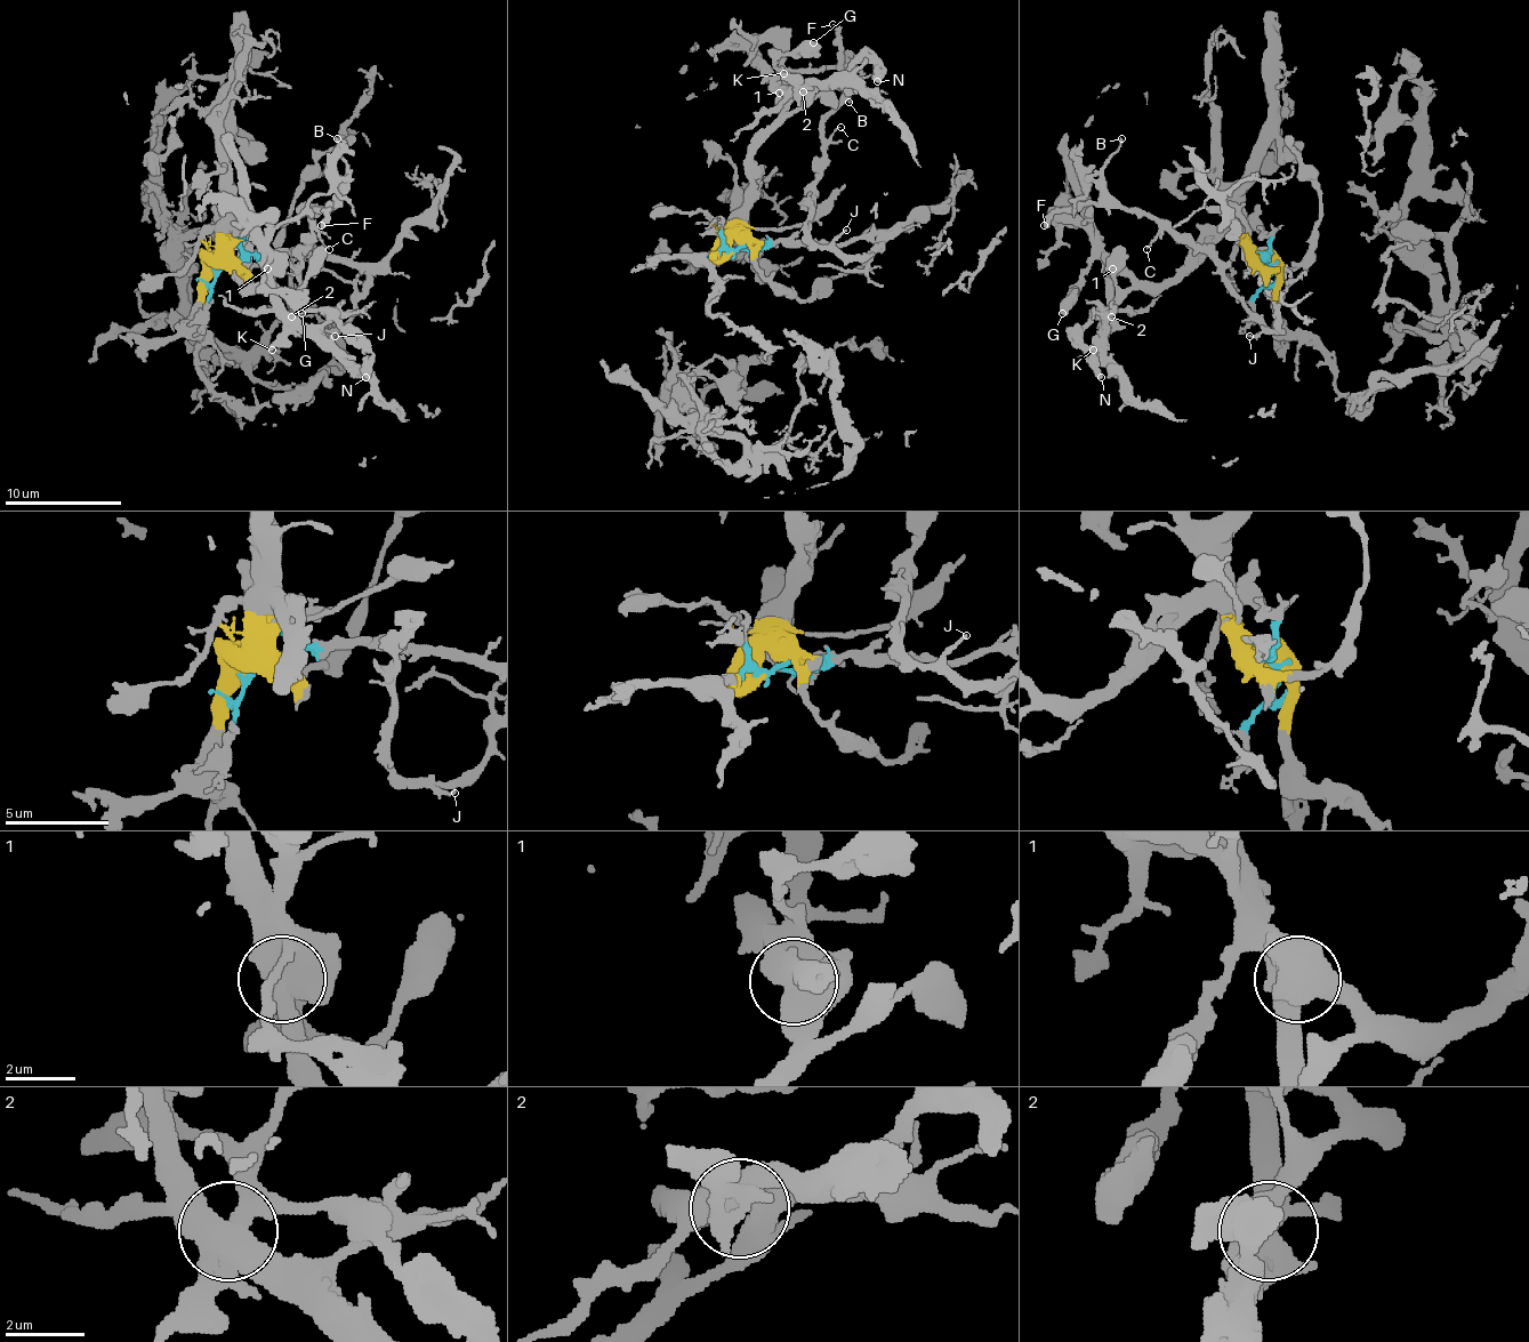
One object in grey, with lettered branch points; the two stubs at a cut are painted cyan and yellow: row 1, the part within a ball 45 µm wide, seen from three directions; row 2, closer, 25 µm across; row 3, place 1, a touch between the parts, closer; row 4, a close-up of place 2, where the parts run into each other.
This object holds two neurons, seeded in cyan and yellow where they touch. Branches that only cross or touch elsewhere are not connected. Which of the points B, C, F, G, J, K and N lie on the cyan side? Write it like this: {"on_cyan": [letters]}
{"on_cyan": ["B", "C", "F", "J"]}

